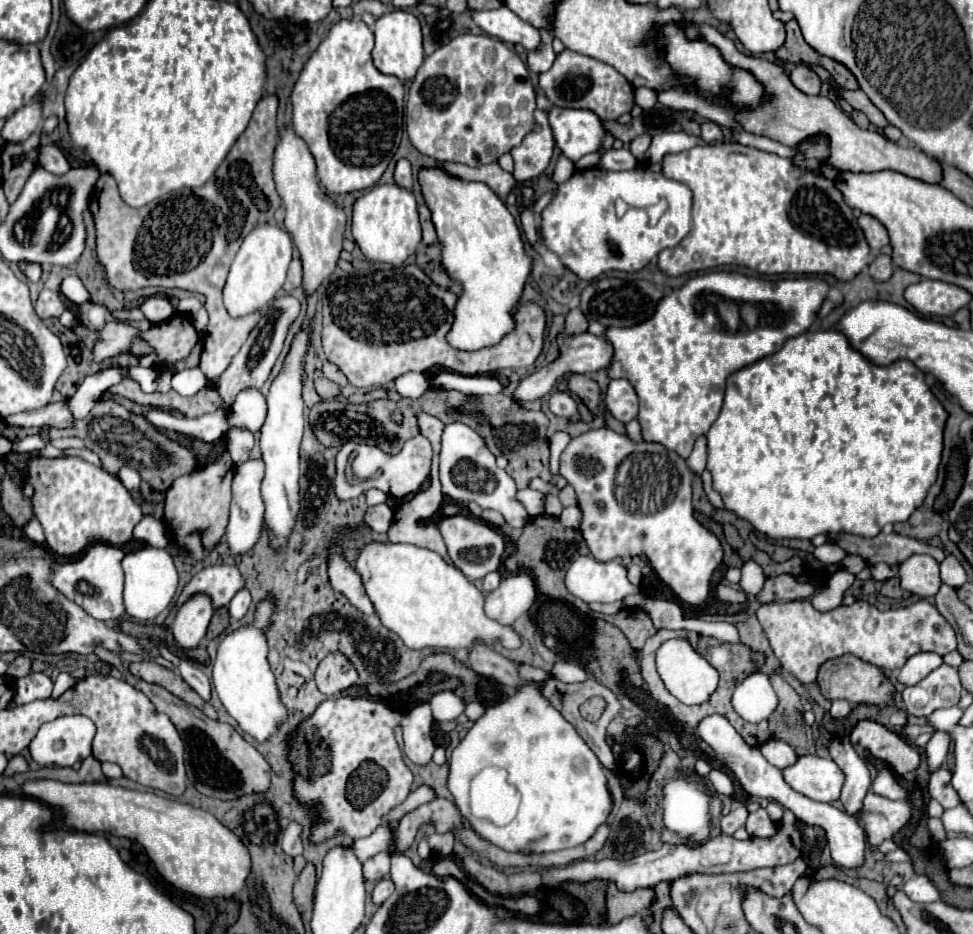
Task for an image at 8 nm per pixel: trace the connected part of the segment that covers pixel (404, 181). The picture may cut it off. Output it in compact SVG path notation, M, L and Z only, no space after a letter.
M399 159L397 167L395 167L395 183L399 187L411 189L413 187L413 175L411 175L411 165L407 159Z

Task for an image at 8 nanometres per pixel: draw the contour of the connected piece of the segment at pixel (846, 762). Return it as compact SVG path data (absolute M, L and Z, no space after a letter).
M831 739L829 753L831 753L831 759L845 773L845 785L841 789L839 799L845 811L855 817L861 811L861 801L871 785L869 769L863 763L863 759L857 755L857 751L853 749L849 739Z

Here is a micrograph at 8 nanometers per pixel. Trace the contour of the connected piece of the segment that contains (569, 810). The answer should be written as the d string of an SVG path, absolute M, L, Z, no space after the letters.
M521 685L521 689L515 689L507 699L503 699L497 705L491 705L485 709L485 713L473 723L473 727L467 731L467 735L461 739L461 743L453 749L451 753L451 761L449 761L449 777L447 777L447 787L453 793L455 805L459 807L461 815L471 823L471 827L489 843L505 849L505 851L539 851L539 853L547 853L547 851L559 851L559 849L567 849L567 847L577 847L581 843L585 843L589 837L593 837L595 829L599 825L603 825L611 813L611 795L607 789L607 777L603 773L603 765L597 759L597 755L589 749L589 745L585 745L585 741L581 741L579 733L573 729L573 725L569 725L563 715L553 709L553 705L549 705L549 701L545 701L545 697L541 697L541 693L537 693L537 685Z

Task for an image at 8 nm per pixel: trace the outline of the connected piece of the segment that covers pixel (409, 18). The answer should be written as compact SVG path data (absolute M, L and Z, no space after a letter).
M391 11L377 19L375 23L375 49L373 49L373 63L375 67L385 73L393 75L401 81L411 81L417 69L423 63L423 39L421 39L421 25L415 15L403 11Z

